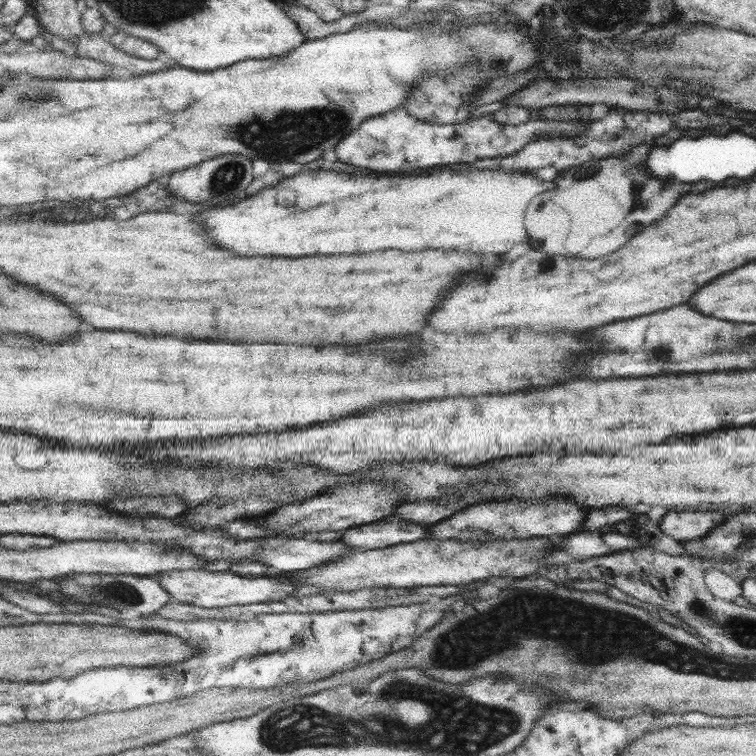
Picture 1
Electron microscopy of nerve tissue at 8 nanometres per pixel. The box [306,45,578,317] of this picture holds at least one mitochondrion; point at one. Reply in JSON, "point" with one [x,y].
{"point":[476,281]}

